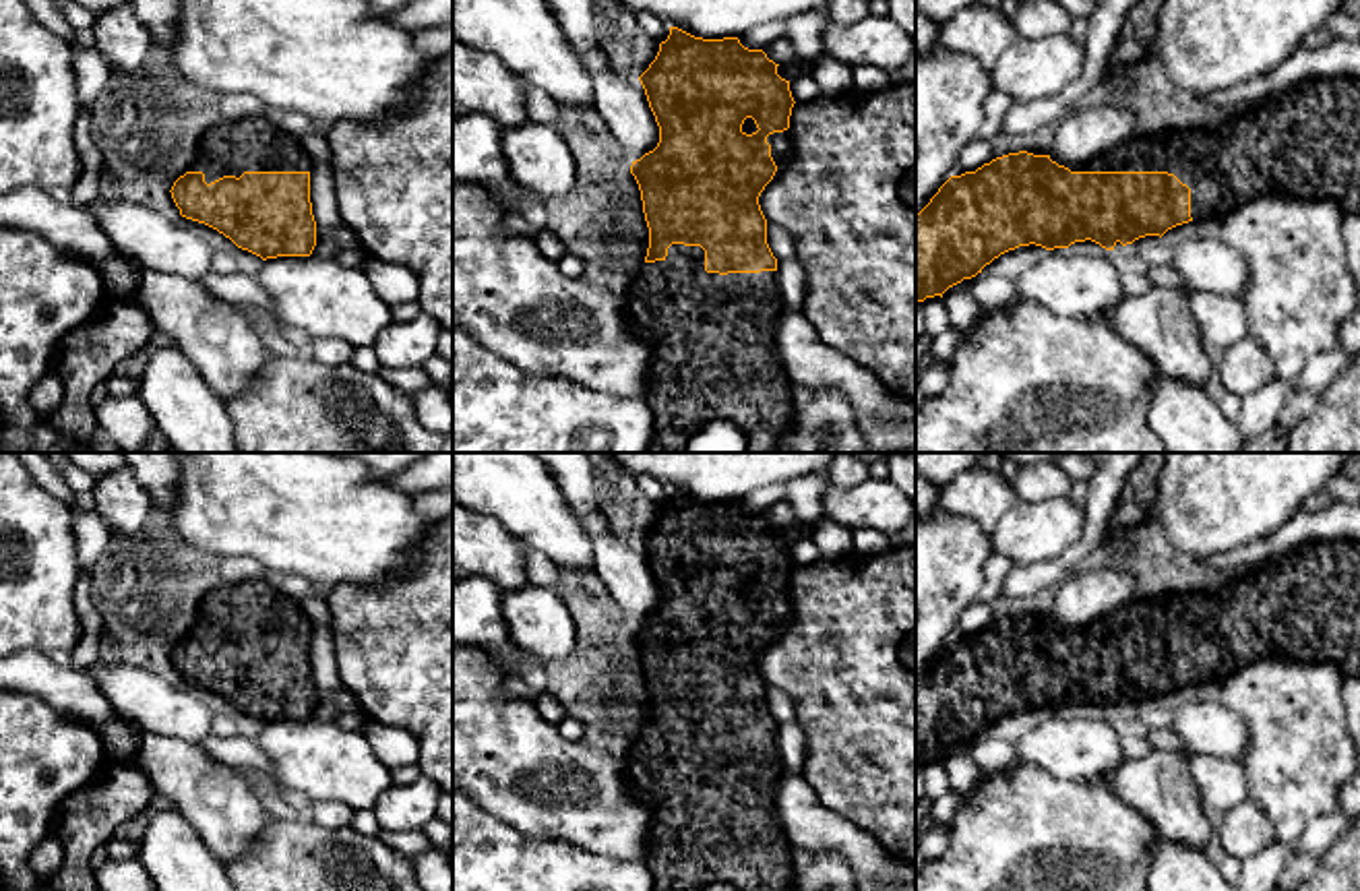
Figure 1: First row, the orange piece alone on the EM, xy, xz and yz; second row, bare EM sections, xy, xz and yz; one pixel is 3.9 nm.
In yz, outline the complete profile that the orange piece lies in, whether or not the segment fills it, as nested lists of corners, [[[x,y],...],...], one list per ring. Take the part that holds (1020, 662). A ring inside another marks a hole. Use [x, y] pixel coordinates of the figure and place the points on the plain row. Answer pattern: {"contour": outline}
{"contour": [[[1360,540],[1306,542],[1284,556],[1246,569],[1211,593],[1164,597],[1160,602],[1131,600],[1114,612],[1079,628],[1058,628],[1050,618],[1009,616],[976,635],[951,639],[930,666],[916,676],[916,765],[940,759],[971,742],[1000,717],[1019,709],[1046,713],[1069,711],[1091,703],[1106,713],[1133,707],[1145,699],[1203,682],[1222,682],[1230,672],[1267,655],[1302,662],[1333,662],[1343,676],[1360,676]]]}

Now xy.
{"contour": [[[273,579],[219,585],[172,649],[180,678],[205,686],[262,724],[310,719],[316,684],[312,620]]]}

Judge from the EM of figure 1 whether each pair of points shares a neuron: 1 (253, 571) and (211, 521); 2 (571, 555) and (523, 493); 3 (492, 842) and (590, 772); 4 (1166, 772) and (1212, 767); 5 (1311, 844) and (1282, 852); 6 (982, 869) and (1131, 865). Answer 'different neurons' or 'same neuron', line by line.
1: different neurons
2: same neuron
3: different neurons
4: different neurons
5: same neuron
6: same neuron

